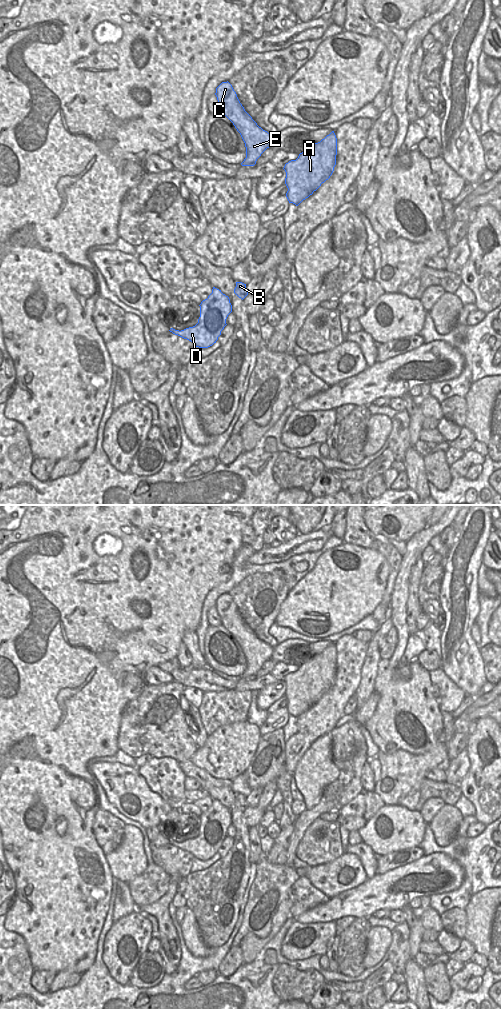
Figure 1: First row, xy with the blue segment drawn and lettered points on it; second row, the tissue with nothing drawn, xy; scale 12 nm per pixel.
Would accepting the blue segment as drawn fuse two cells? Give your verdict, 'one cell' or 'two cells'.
one cell

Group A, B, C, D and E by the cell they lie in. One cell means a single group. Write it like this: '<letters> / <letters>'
A B C D E

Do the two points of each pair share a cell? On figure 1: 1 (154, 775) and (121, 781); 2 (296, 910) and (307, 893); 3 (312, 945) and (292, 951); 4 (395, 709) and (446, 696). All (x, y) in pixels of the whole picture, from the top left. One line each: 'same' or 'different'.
1: different
2: same
3: same
4: different

